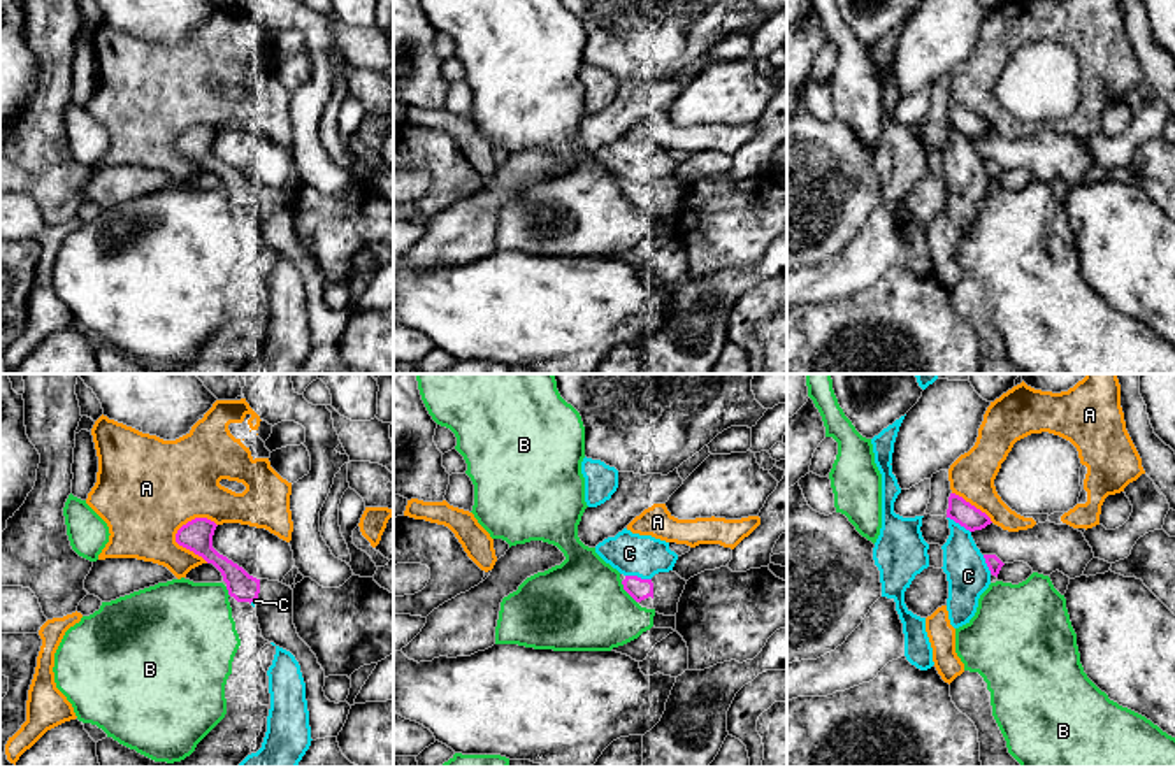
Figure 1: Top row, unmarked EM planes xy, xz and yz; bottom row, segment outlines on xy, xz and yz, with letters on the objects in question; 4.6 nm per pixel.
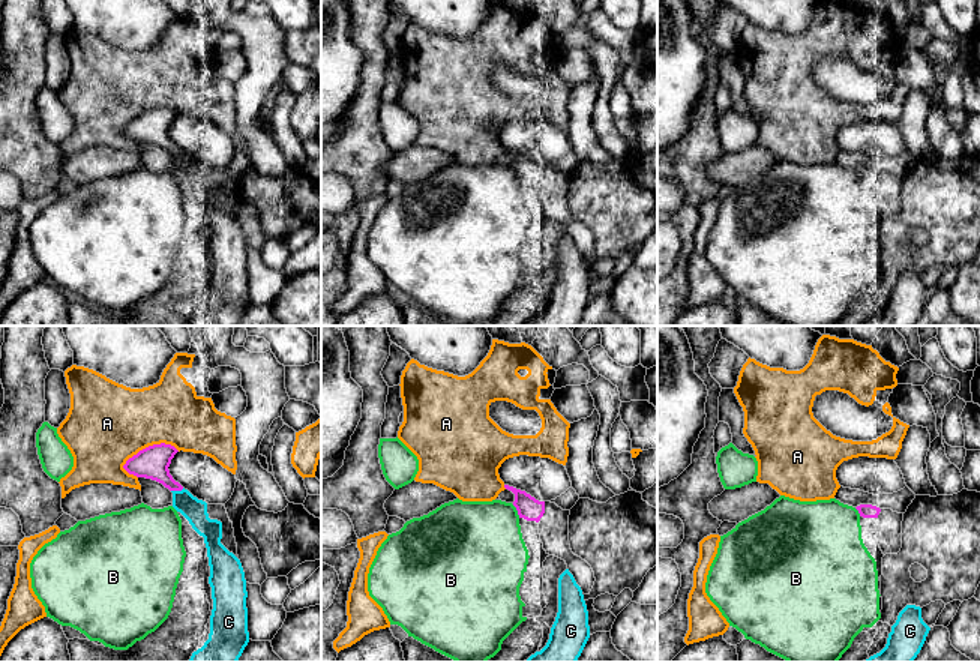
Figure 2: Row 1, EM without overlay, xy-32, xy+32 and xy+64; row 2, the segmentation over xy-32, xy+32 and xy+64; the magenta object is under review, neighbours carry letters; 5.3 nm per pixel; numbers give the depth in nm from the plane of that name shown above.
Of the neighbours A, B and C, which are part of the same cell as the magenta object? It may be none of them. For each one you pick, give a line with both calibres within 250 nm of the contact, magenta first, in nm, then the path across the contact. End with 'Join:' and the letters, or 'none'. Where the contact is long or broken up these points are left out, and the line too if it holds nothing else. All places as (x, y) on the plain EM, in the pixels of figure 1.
B: 100 nm thick on the magenta side, 420 nm on the other
Join: B

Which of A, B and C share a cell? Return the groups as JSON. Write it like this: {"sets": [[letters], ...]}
{"sets": [["A"], ["B"], ["C"]]}

